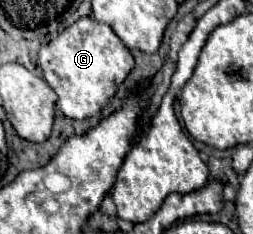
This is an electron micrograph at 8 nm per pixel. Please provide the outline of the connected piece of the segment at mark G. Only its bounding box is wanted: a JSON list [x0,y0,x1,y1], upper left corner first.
[38,16,134,120]

